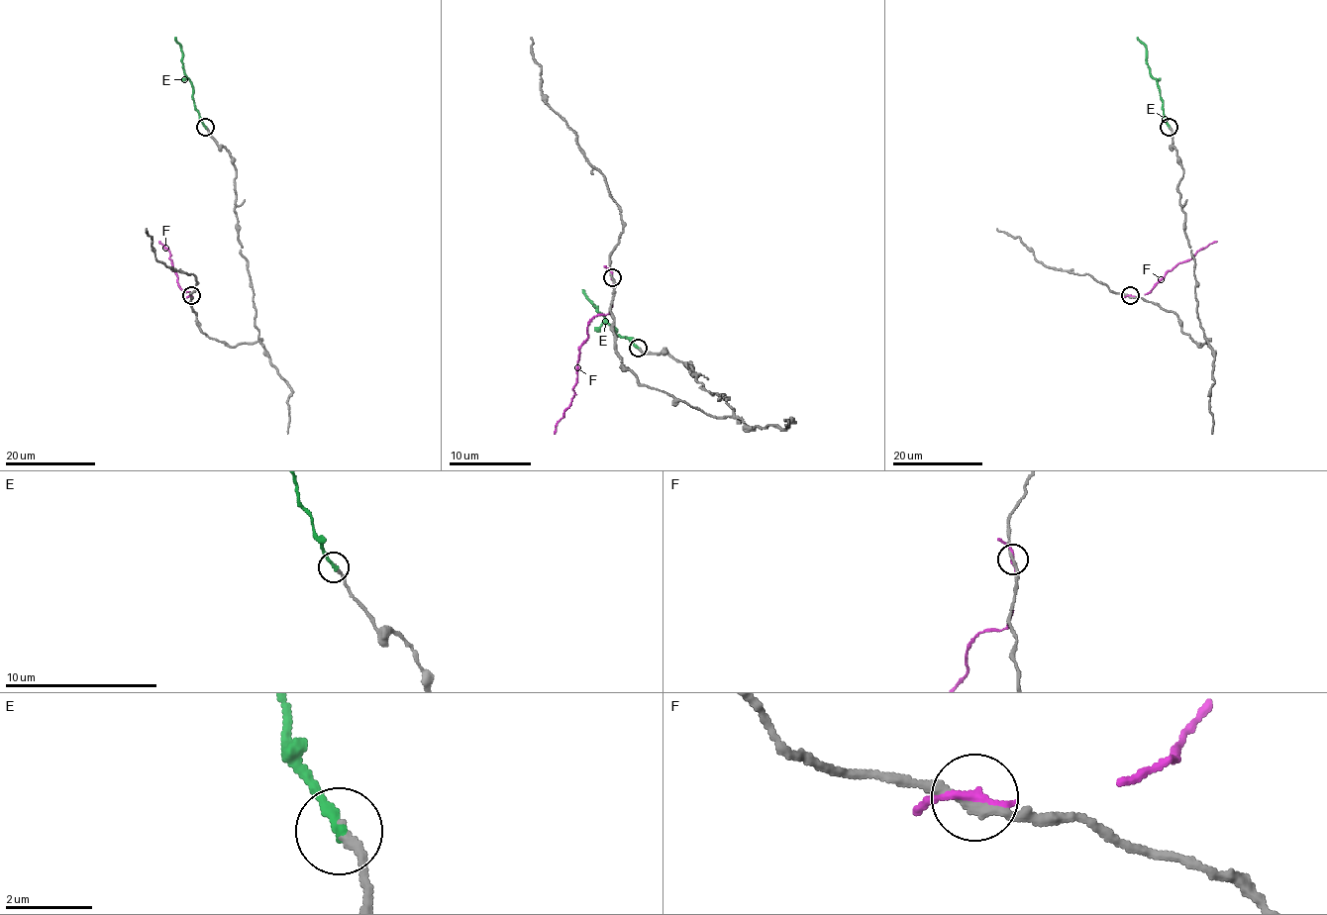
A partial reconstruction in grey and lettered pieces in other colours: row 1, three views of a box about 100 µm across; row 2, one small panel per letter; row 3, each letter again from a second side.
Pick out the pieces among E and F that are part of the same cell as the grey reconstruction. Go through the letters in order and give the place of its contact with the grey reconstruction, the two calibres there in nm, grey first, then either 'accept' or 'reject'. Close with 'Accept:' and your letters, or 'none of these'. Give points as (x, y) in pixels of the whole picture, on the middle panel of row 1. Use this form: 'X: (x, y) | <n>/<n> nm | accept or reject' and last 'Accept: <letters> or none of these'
E: (638, 348) | 200/240 nm | accept
F: (612, 277) | 190/220 nm | reject
Accept: E

